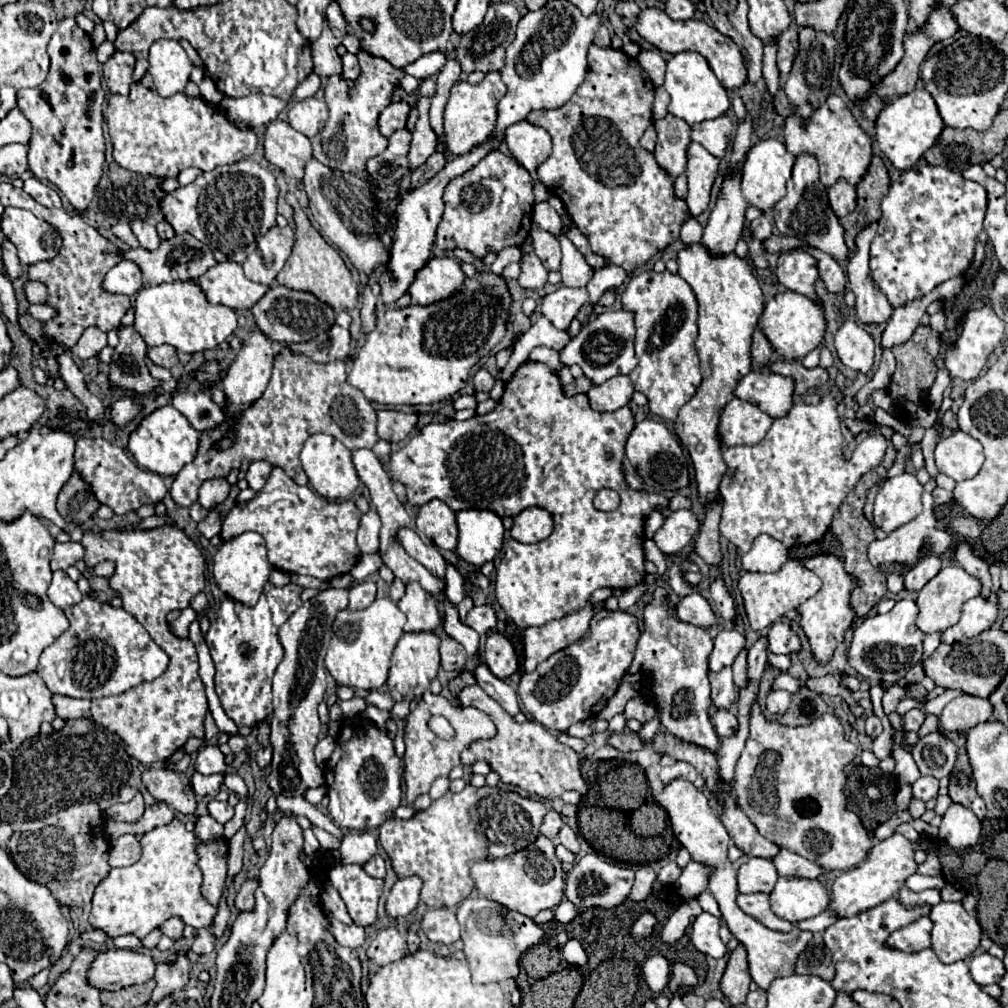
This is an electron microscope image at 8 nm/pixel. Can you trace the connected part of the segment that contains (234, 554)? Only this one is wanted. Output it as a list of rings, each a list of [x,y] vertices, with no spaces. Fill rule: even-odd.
[[[246,531],[230,541],[224,541],[218,547],[218,553],[214,555],[214,579],[220,587],[220,591],[224,591],[230,599],[240,601],[248,607],[256,605],[262,587],[266,585],[268,577],[270,577],[272,565],[268,561],[266,555],[266,545],[264,545],[264,537],[260,537],[254,531]]]

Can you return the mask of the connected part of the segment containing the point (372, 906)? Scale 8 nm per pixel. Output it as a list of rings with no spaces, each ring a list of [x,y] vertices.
[[[332,863],[326,871],[326,881],[338,889],[352,921],[360,927],[376,921],[378,899],[384,891],[384,881],[370,877],[360,865]]]

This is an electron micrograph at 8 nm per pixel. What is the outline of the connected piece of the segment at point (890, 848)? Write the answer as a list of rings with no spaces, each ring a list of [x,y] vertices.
[[[894,833],[892,837],[876,843],[870,849],[868,857],[858,867],[844,871],[842,875],[838,875],[834,879],[828,911],[836,913],[838,917],[854,917],[870,907],[876,907],[882,901],[886,901],[888,897],[892,897],[894,893],[898,893],[900,887],[904,885],[906,877],[916,873],[916,869],[918,869],[918,865],[914,861],[912,843],[906,837],[902,837],[900,833]]]

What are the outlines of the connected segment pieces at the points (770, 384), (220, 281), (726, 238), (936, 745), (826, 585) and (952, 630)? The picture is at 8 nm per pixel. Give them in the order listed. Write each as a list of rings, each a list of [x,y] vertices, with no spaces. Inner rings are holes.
[[[750,371],[734,395],[764,409],[770,417],[784,417],[792,407],[794,379],[770,371]]]
[[[236,261],[216,263],[196,279],[196,285],[210,303],[222,303],[230,309],[250,309],[268,291],[266,285],[248,281],[242,273],[242,265]]]
[[[740,175],[726,177],[702,235],[702,245],[710,251],[710,255],[720,257],[734,251],[744,229],[746,209],[748,203],[740,193]]]
[[[932,731],[914,745],[912,755],[922,775],[942,779],[952,773],[958,753],[952,739],[948,739],[940,731]]]
[[[834,555],[810,557],[810,559],[804,559],[804,565],[808,569],[812,569],[822,579],[822,587],[820,587],[820,591],[814,597],[810,597],[806,603],[802,603],[798,607],[798,613],[802,615],[800,625],[802,625],[804,633],[810,639],[812,653],[814,653],[816,661],[826,663],[826,661],[830,661],[830,657],[832,657],[838,641],[844,639],[846,629],[852,625],[852,621],[856,617],[856,613],[850,607],[850,591],[852,591],[854,581],[852,581],[852,577],[848,577],[848,573],[844,575],[840,559],[834,557]]]
[[[974,597],[974,599],[970,599],[970,601],[964,603],[960,621],[956,625],[948,627],[942,633],[940,641],[952,645],[956,641],[976,637],[984,629],[992,627],[992,623],[996,621],[996,615],[998,615],[998,605],[992,599],[984,601],[982,597]]]

